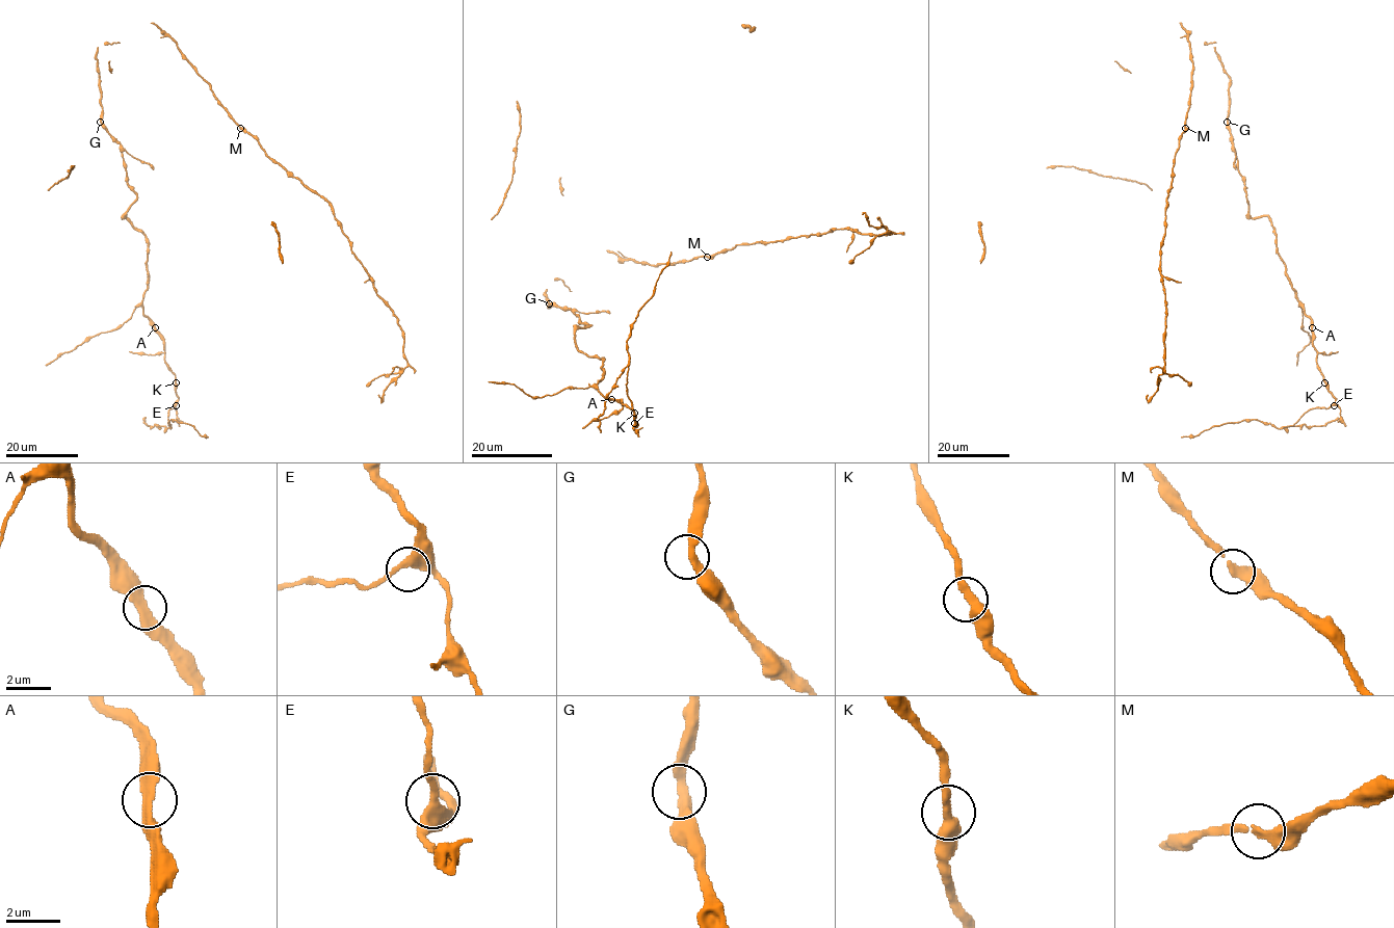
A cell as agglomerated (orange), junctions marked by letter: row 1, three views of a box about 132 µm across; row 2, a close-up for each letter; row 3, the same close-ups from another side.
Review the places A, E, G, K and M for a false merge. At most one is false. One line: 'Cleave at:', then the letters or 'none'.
Cleave at: none

